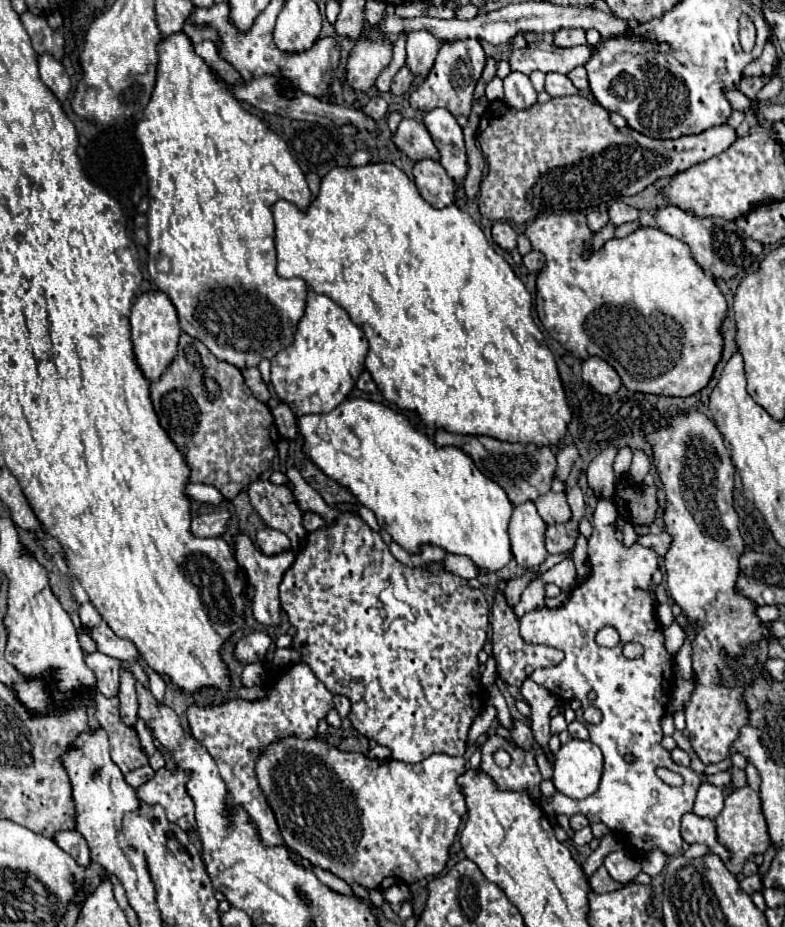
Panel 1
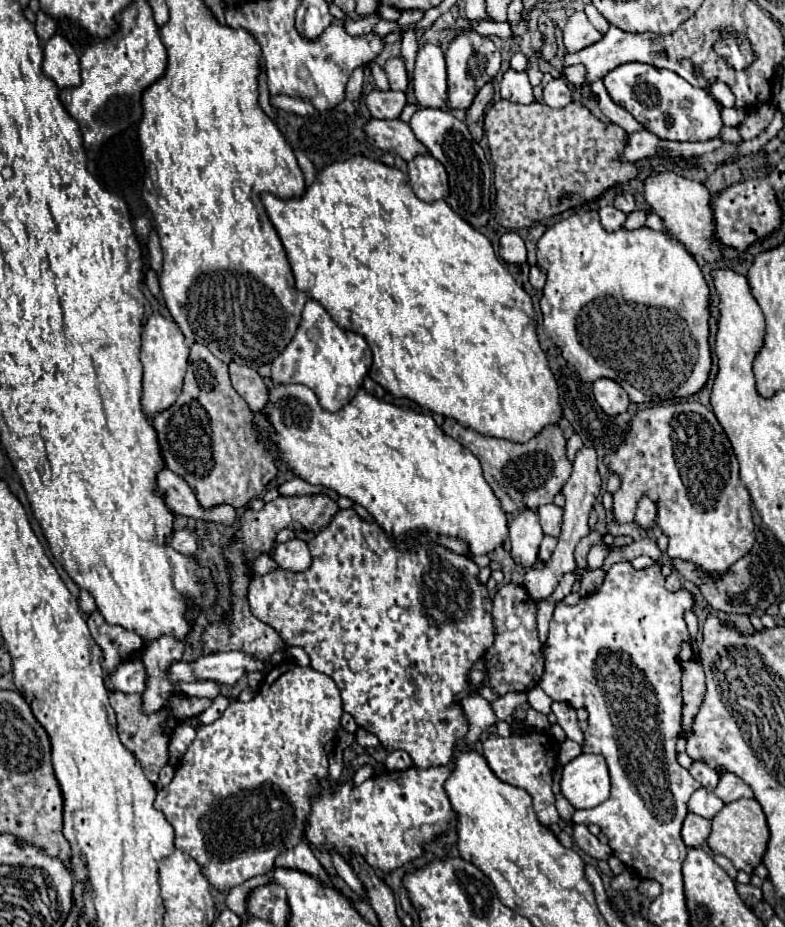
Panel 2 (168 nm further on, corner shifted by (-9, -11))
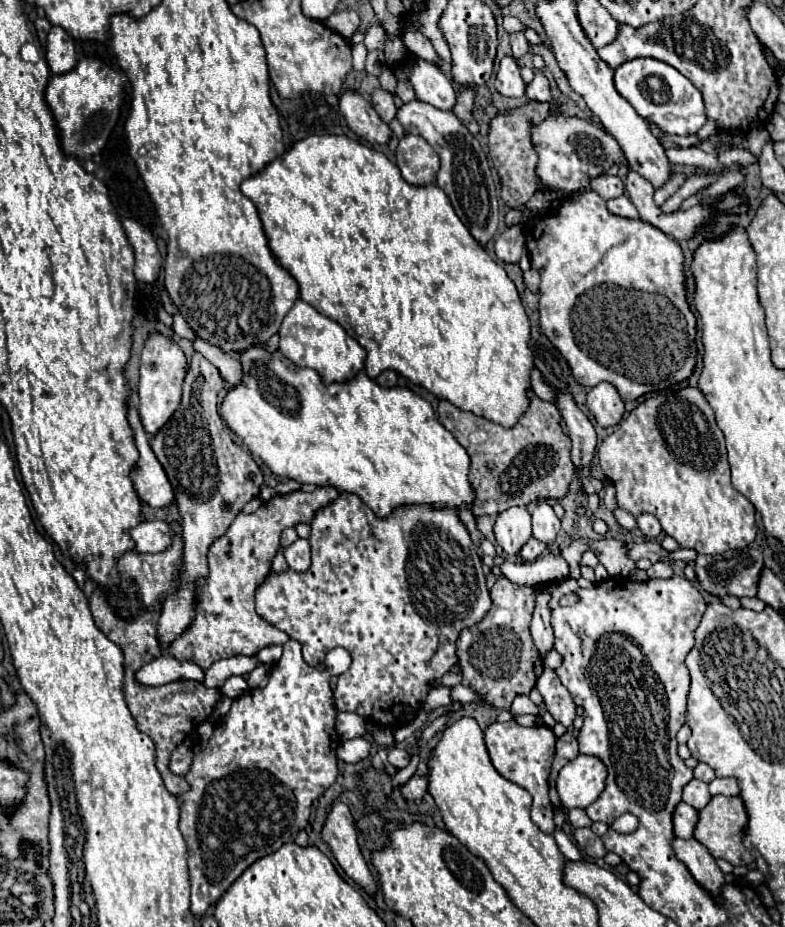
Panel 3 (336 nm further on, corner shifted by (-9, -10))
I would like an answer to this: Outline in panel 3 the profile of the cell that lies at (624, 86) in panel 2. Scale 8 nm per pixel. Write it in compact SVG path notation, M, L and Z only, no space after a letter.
M638 57L626 61L614 75L618 93L636 109L640 117L652 119L668 135L690 135L706 123L704 103L700 91L680 71L652 57Z

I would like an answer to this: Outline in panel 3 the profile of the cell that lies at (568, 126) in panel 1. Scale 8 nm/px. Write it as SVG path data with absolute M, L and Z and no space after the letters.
M528 103L518 109L504 111L492 119L490 135L488 135L490 157L502 181L502 199L510 207L522 207L540 189L538 179L536 179L538 155L530 145L530 123L540 123L550 111L552 109L548 103Z

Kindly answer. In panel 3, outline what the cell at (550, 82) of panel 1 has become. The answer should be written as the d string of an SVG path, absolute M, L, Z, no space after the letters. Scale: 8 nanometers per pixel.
M536 71L532 83L526 85L526 95L536 101L550 101L550 85L542 71Z

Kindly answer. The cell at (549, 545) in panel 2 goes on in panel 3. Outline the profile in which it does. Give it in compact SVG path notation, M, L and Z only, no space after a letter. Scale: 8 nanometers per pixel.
M530 539L530 541L526 541L526 545L520 549L518 557L522 557L524 561L534 561L536 557L540 557L540 555L544 553L544 549L546 549L544 543L540 543L540 541L536 541L536 539Z

